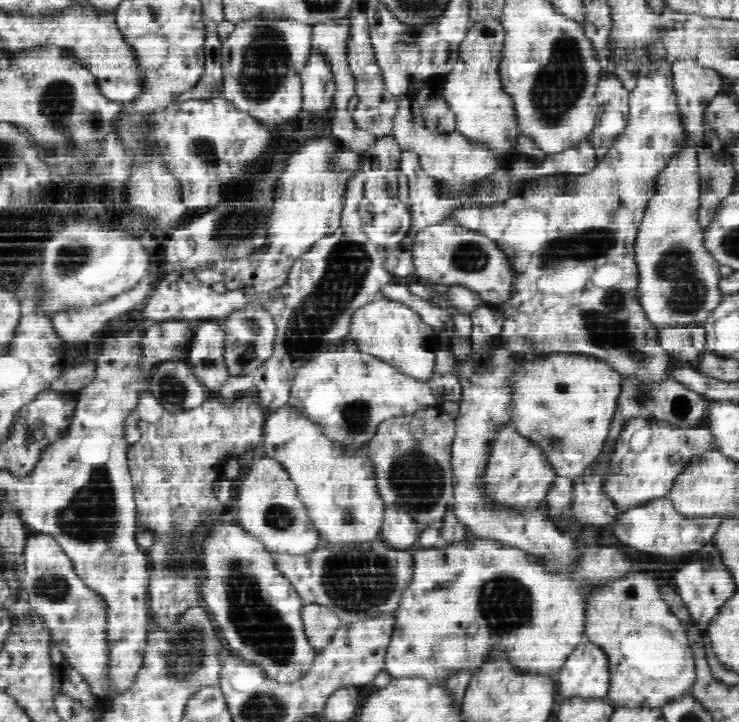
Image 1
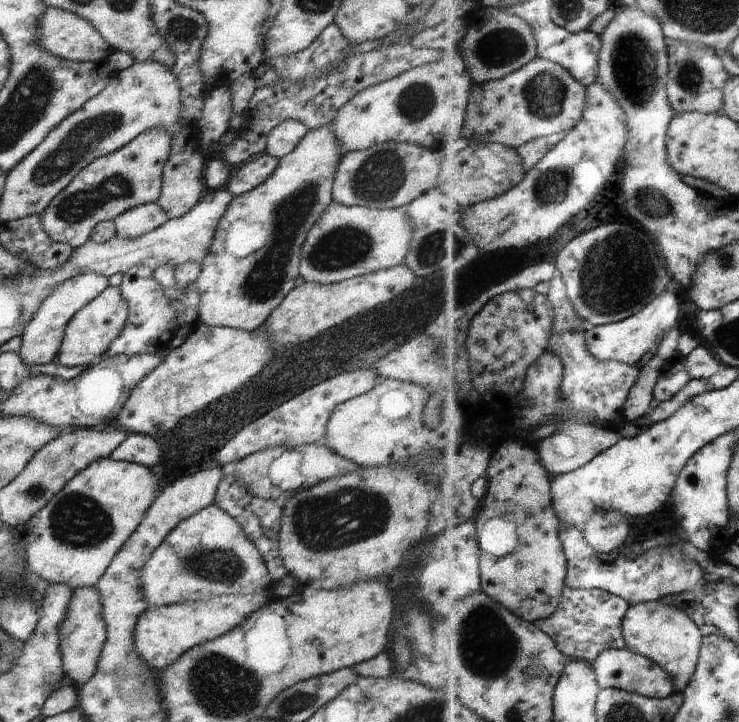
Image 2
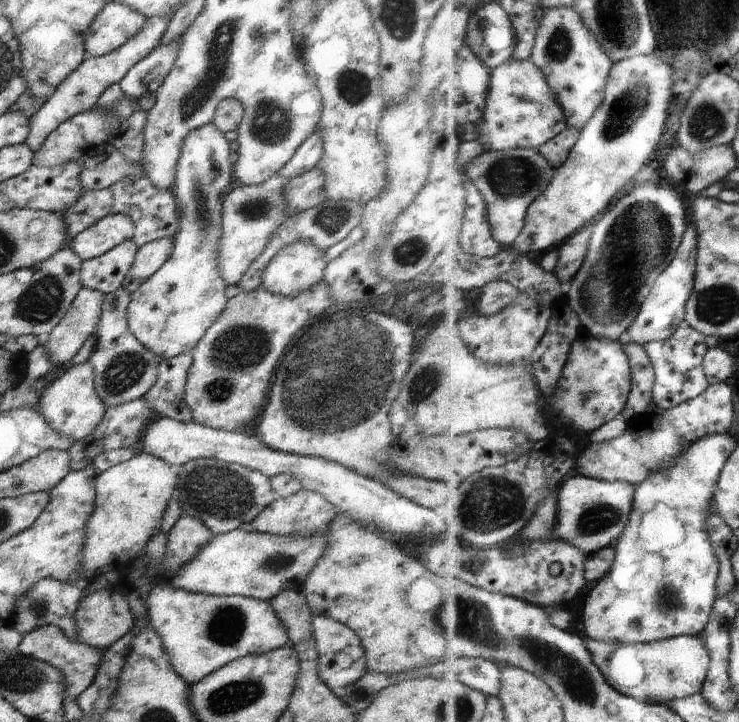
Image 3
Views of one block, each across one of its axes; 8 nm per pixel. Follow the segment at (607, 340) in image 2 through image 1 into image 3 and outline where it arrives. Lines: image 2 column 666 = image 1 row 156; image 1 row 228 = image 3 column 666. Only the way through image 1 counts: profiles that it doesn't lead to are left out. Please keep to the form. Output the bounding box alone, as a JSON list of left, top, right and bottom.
[626,224,698,346]

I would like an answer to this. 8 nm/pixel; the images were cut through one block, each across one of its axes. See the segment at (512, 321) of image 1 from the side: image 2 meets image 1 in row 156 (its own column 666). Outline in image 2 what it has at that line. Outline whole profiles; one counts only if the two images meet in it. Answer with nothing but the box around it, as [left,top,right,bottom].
[623,600,704,692]

